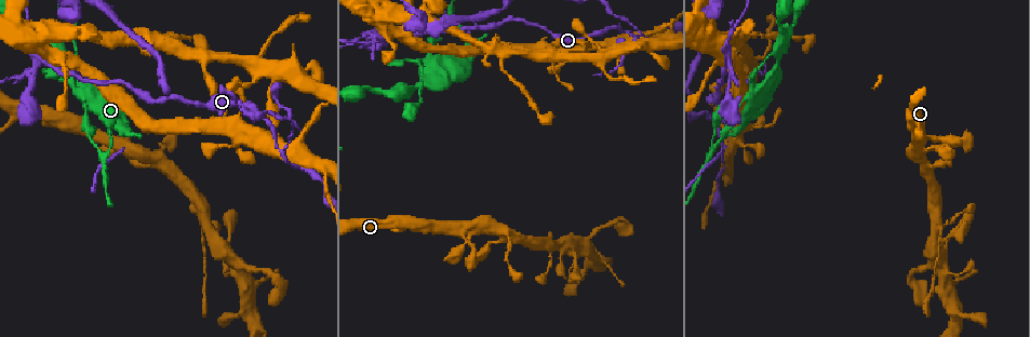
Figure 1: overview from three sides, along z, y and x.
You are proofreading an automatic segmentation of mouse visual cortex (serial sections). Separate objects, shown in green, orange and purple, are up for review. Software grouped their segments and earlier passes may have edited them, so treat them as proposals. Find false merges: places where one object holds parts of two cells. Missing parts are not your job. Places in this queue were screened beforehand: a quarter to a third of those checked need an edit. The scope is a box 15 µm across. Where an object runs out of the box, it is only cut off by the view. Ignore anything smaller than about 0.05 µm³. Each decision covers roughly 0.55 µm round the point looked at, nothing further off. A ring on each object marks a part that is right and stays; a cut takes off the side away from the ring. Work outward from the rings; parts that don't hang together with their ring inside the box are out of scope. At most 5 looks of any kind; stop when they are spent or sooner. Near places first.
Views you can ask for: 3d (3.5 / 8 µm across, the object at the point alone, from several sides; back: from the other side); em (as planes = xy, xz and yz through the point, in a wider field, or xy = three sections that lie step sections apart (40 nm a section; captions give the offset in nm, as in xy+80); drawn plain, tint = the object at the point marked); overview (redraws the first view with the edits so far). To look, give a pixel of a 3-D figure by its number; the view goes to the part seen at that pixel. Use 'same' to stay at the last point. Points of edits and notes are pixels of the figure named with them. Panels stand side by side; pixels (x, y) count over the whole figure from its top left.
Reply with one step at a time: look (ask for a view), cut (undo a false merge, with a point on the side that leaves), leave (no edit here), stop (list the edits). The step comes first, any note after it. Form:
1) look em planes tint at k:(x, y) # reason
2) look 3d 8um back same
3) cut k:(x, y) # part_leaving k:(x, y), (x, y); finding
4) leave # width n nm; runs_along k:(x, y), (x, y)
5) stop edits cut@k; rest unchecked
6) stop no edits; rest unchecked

look 3d 3.5um at 1:(382, 37)

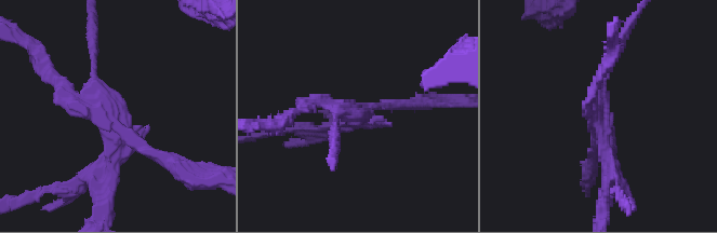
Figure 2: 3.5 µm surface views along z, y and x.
look em xy step 5 tint at 2:(123, 127) # arms 4; arm_widths 150, 150, 200, 200 nm

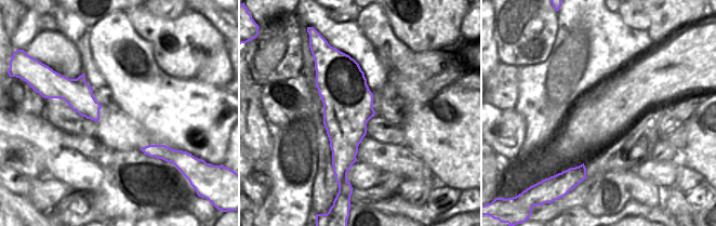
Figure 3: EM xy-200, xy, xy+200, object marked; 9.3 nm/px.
cut 2:(116, 172) # part_leaving 2:(115, 135), (111, 184), (95, 215); a second cell is stuck on

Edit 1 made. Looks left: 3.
look 3d 3.5um at 1:(725, 153) # a narrow waist

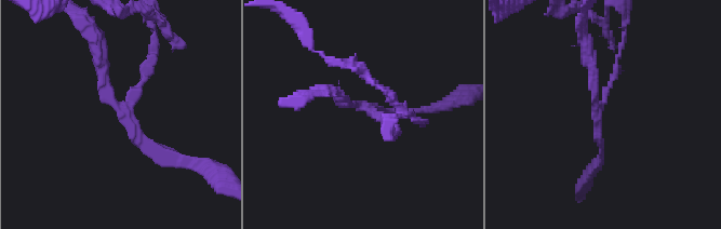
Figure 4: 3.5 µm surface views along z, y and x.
look em xy step 3 tint at 4:(365, 105) # arms 3; arm_widths 100, 100, 200 nm; need the tissue

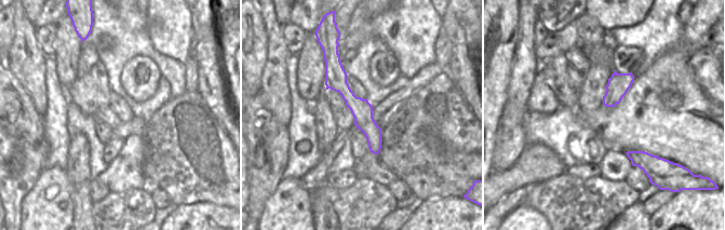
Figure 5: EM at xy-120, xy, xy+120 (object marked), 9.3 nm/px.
cut 4:(616, 70) # width 200 nm; part_leaving 4:(603, 99), (617, 72), (625, 23); two cells meet here

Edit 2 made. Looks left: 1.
stop edits cut@2, cut@4; rest unchecked

